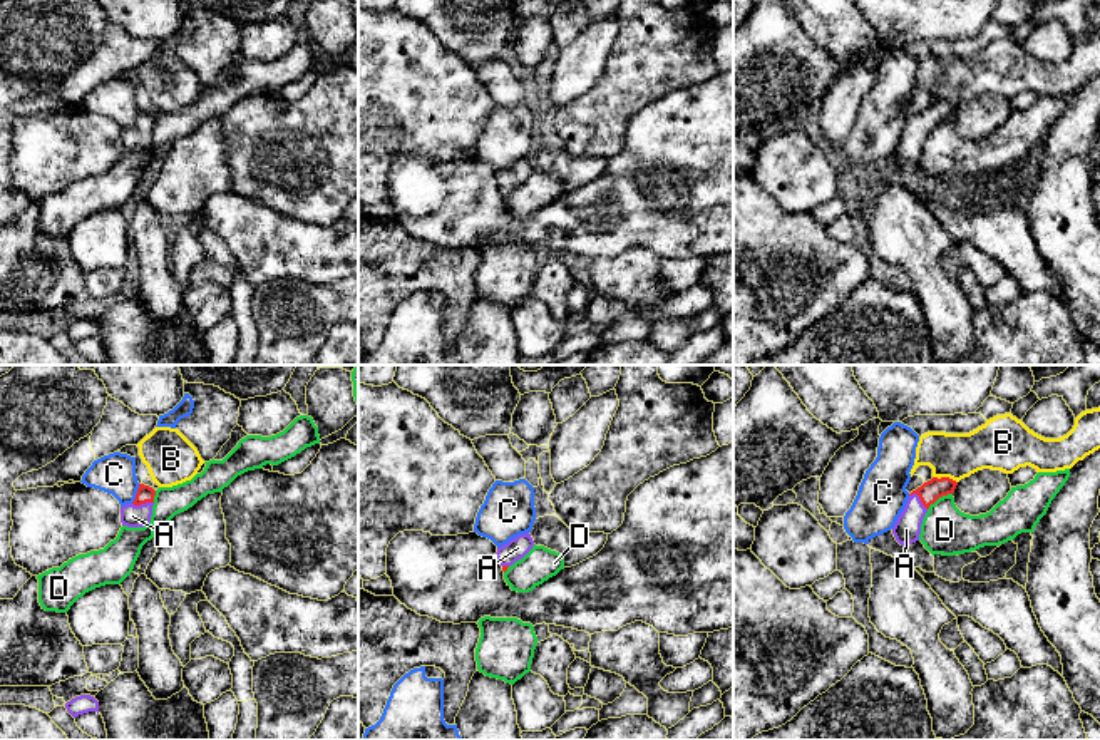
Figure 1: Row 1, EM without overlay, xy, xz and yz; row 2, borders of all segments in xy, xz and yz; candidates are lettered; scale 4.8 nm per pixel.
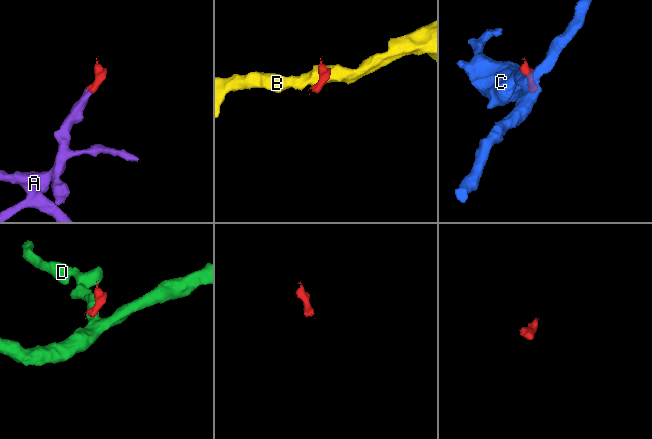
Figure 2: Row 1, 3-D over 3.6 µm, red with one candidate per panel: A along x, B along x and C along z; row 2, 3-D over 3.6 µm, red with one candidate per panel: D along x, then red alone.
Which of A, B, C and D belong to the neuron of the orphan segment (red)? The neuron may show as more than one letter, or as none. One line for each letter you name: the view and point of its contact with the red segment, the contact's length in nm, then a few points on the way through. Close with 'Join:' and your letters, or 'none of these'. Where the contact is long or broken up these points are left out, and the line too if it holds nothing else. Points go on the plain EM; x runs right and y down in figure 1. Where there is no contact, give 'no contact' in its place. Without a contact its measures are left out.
A: yz (920, 123) | 120 nm | across yz (931, 116), (920, 123), (906, 154)
Join: A

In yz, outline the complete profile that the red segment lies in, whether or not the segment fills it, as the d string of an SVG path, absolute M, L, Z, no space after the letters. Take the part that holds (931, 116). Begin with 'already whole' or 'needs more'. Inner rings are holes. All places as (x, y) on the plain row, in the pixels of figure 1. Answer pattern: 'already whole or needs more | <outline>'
needs more | M933 102L909 119L904 136L897 142L892 159L904 171L919 166L921 149L931 129L953 119L958 107L949 102Z

